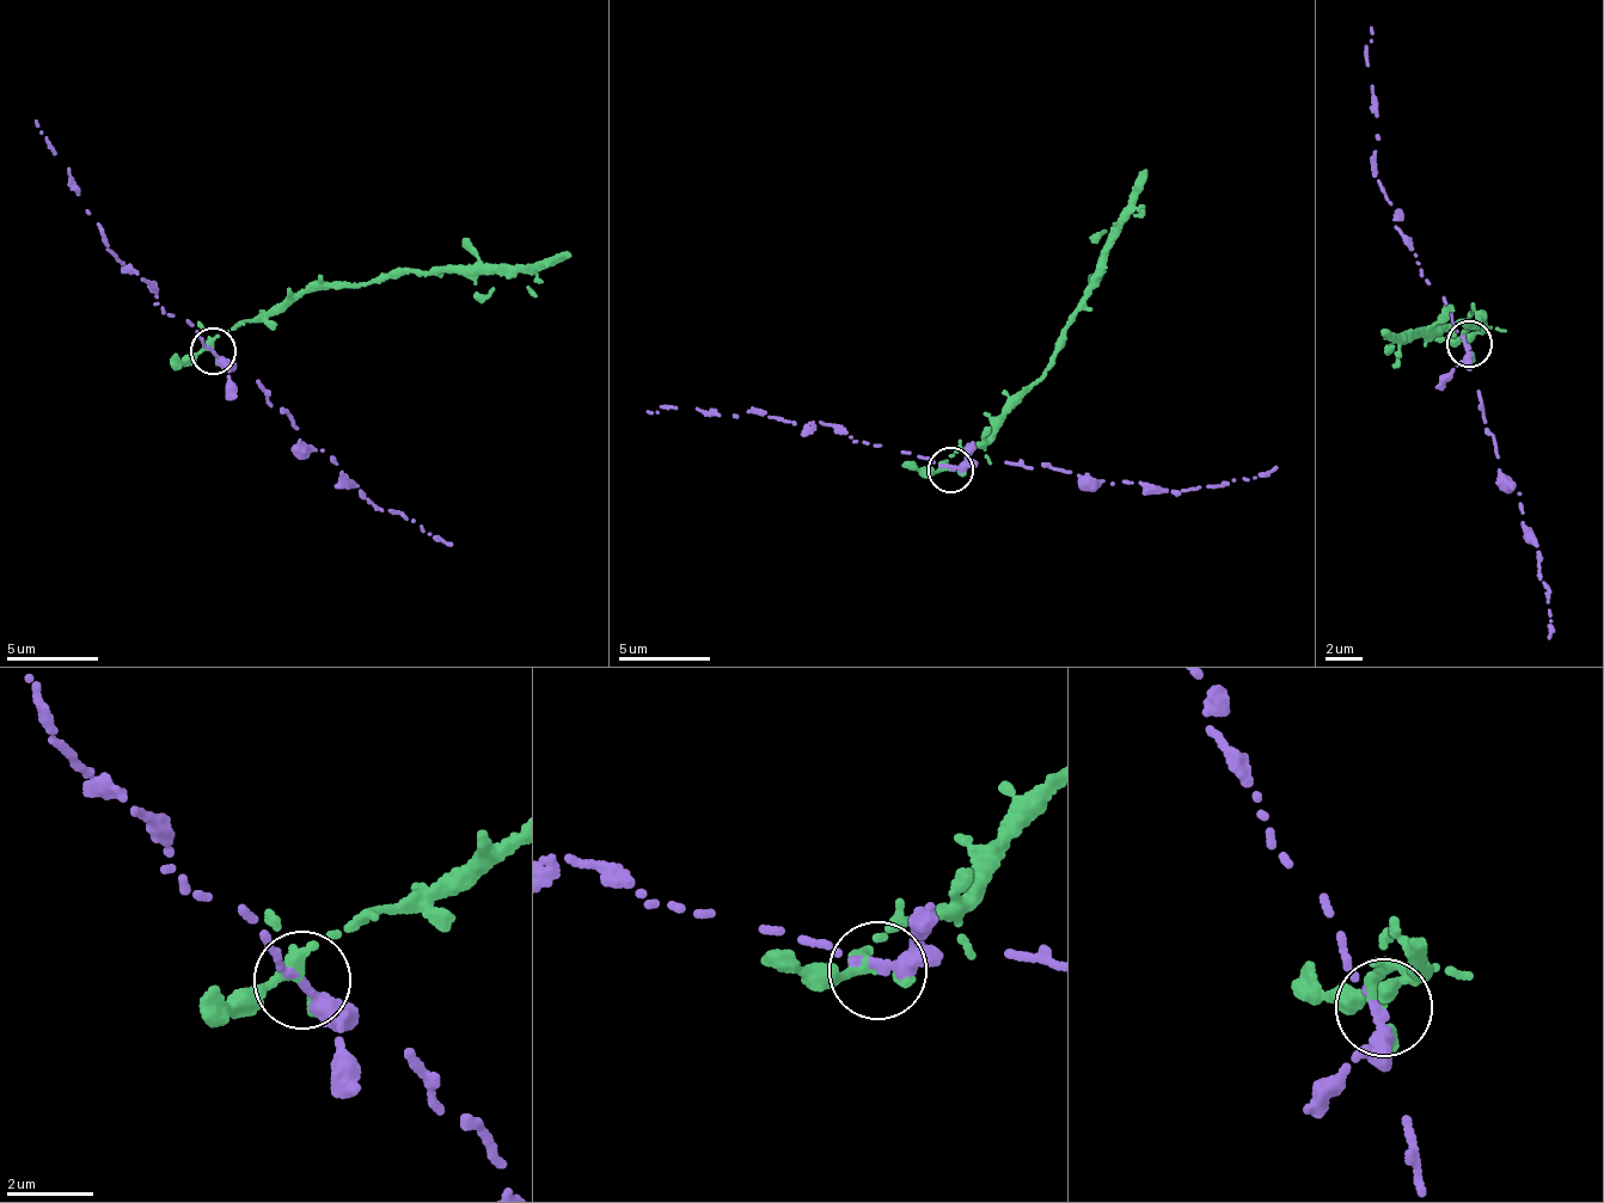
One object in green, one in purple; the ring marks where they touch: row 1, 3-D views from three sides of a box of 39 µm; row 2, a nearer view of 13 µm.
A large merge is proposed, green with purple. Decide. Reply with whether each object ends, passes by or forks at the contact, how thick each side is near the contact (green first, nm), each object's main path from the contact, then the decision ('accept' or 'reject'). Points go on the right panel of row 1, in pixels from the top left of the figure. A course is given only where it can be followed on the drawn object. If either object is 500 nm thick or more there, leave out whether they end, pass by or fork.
green forks | purple passes by | 220/280 nm | green via (1468, 343), (1468, 329), (1488, 331), (1486, 320), (1396, 343), (1384, 333) | purple via (1468, 343), (1445, 295), (1400, 235), (1397, 210), (1377, 173), (1370, 25) | reject

